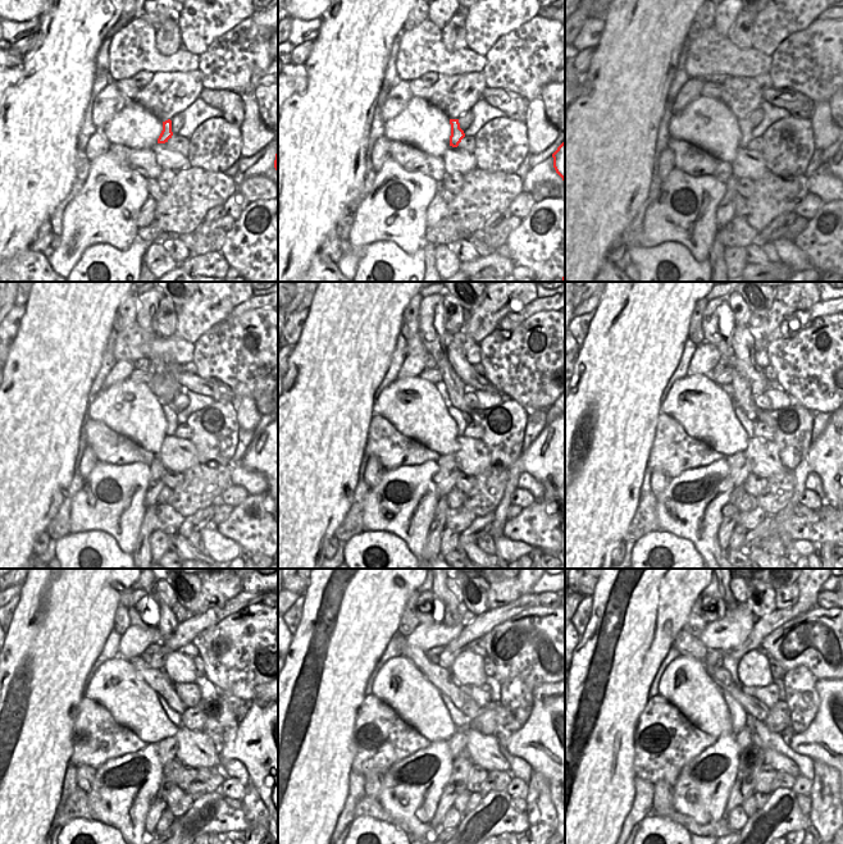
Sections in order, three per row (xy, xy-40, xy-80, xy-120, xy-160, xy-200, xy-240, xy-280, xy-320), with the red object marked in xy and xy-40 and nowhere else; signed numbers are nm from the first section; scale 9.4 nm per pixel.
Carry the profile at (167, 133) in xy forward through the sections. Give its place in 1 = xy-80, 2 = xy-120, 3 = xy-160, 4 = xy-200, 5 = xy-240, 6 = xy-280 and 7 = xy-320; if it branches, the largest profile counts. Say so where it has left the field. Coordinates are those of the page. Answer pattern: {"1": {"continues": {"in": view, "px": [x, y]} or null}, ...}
{"1": {"continues": {"in": "xy-80", "px": [746, 129]}}, "2": {"continues": {"in": "xy-120", "px": [171, 414]}}, "3": {"continues": {"in": "xy-160", "px": [455, 414]}}, "4": {"continues": {"in": "xy-200", "px": [747, 424]}}, "5": {"continues": {"in": "xy-240", "px": [173, 716]}}, "6": {"continues": {"in": "xy-280", "px": [459, 719]}}, "7": {"continues": {"in": "xy-320", "px": [738, 714]}}}

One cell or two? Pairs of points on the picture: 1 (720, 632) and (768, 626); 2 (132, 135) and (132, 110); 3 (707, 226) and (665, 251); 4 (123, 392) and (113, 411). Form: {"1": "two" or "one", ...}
{"1": "two", "2": "one", "3": "two", "4": "one"}

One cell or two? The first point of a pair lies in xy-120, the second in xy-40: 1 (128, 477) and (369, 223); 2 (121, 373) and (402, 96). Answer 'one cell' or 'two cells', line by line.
1: one cell
2: one cell

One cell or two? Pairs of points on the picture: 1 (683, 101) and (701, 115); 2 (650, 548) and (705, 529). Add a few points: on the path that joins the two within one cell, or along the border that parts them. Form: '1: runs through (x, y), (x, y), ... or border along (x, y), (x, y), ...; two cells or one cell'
1: border along (701, 95), (673, 114); two cells
2: border along (661, 529), (687, 538), (701, 555); two cells

